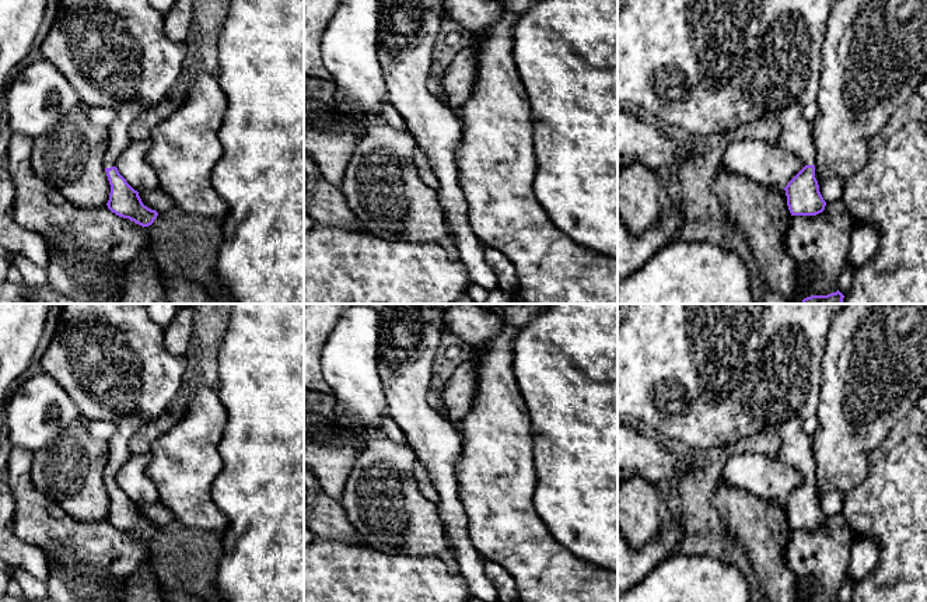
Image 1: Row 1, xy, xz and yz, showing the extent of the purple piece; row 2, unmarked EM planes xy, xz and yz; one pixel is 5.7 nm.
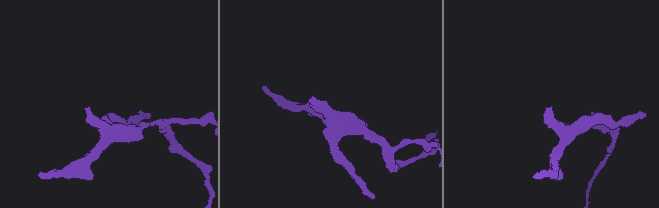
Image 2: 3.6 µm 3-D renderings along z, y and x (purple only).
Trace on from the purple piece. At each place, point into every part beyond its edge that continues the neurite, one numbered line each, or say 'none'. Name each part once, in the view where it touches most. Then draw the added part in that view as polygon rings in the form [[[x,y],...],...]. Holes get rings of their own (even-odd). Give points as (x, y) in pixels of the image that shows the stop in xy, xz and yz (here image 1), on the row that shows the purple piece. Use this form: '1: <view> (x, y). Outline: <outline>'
1: xy (115, 53). Outline: [[[62,0],[57,17],[52,28],[49,29],[42,46],[42,59],[50,62],[73,85],[77,91],[80,101],[91,106],[106,106],[115,111],[115,119],[108,126],[108,147],[104,157],[104,167],[116,167],[120,154],[132,143],[129,136],[129,127],[134,119],[146,109],[158,105],[164,101],[168,94],[176,87],[181,77],[181,71],[185,66],[185,59],[188,55],[188,48],[185,42],[174,42],[164,32],[164,14],[158,13],[148,0]]]

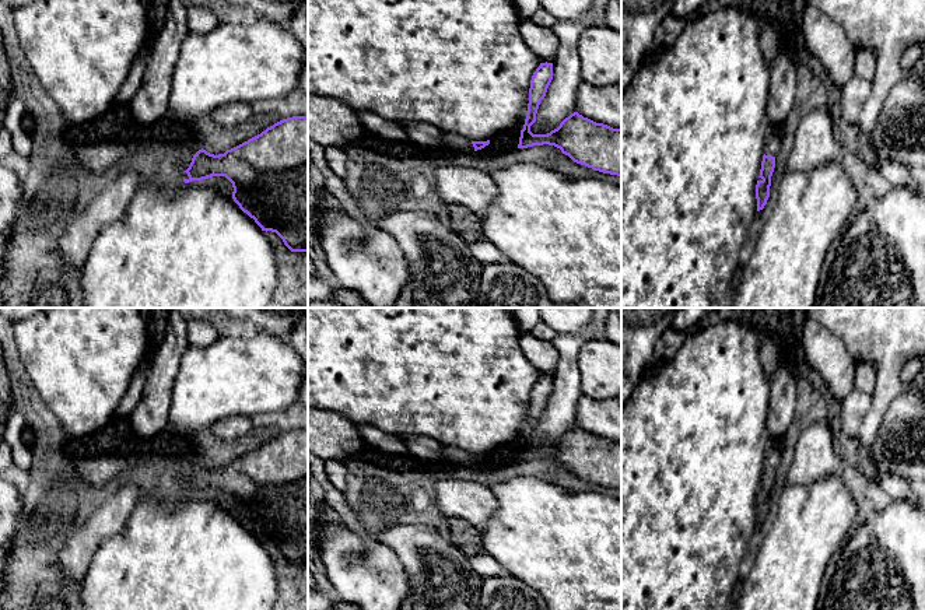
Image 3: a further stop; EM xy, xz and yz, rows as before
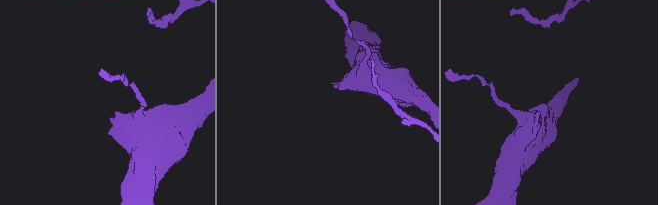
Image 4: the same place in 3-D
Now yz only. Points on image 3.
1: yz (771, 144). Outline: [[[770,133],[764,140],[764,154],[770,157],[777,157],[779,148],[781,148],[779,137]]]

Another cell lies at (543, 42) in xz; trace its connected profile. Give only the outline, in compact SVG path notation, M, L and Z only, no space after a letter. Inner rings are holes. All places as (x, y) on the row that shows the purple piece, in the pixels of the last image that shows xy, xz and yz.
M525 20L521 34L528 48L539 57L540 63L554 63L560 41L551 28Z

